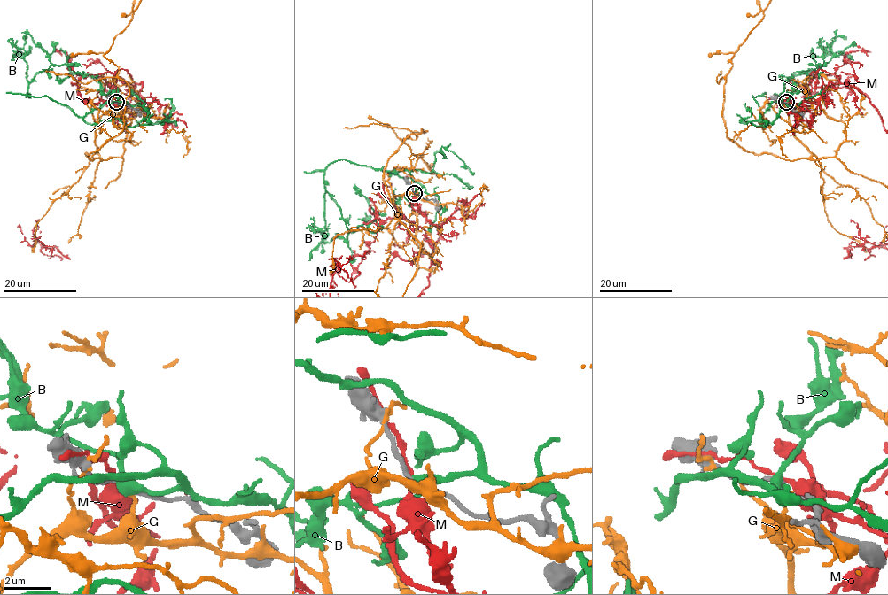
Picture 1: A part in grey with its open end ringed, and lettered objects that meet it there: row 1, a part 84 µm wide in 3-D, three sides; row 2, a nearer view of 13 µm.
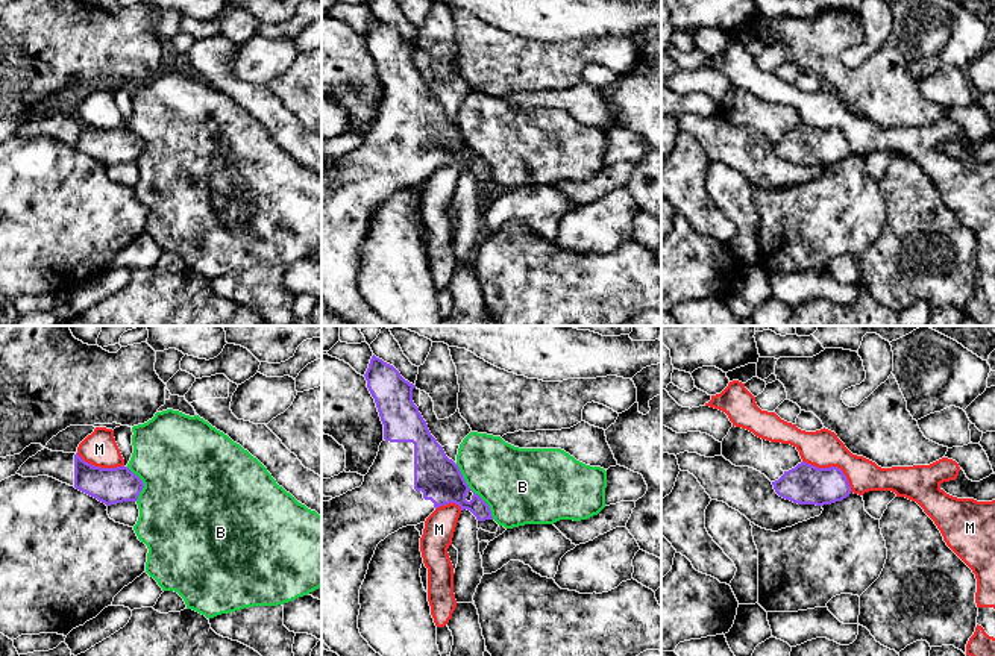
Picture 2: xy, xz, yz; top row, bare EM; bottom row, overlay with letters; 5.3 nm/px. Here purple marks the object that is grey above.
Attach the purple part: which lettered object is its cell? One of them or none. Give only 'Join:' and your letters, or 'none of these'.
Join: none of these

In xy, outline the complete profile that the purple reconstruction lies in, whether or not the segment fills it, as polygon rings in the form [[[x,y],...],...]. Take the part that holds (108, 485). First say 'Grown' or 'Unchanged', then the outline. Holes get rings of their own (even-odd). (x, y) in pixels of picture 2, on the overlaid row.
Grown. [[[44,448],[29,458],[17,471],[23,477],[49,476],[97,498],[106,506],[137,501],[143,480],[127,467],[100,468],[85,462],[77,453]]]

